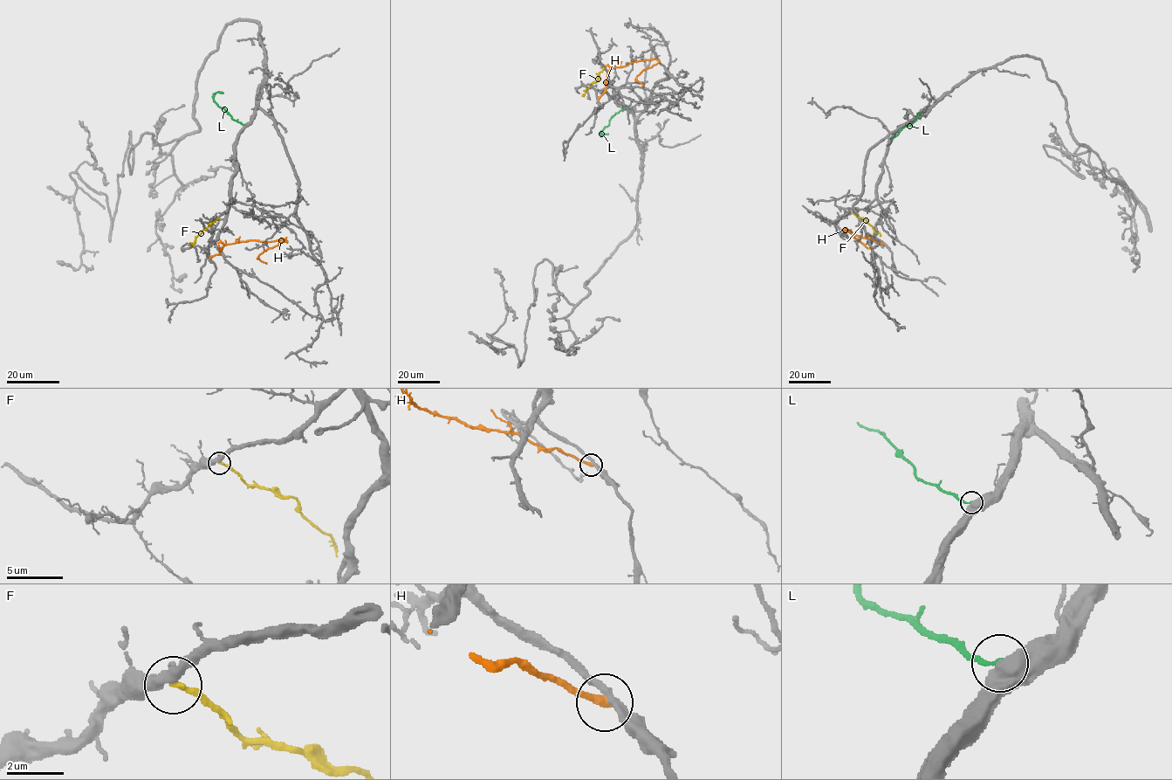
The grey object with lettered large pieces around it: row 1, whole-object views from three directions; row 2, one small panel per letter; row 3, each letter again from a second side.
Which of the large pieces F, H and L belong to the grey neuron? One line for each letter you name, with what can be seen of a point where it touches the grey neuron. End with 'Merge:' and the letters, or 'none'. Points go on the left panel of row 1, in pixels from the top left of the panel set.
Merge: none

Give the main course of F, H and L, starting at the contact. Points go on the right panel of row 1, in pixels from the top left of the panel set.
F: (852, 213), (865, 219), (880, 236)
H: (884, 245), (844, 230), (872, 249)
L: (891, 138), (905, 127), (909, 126), (917, 113)

